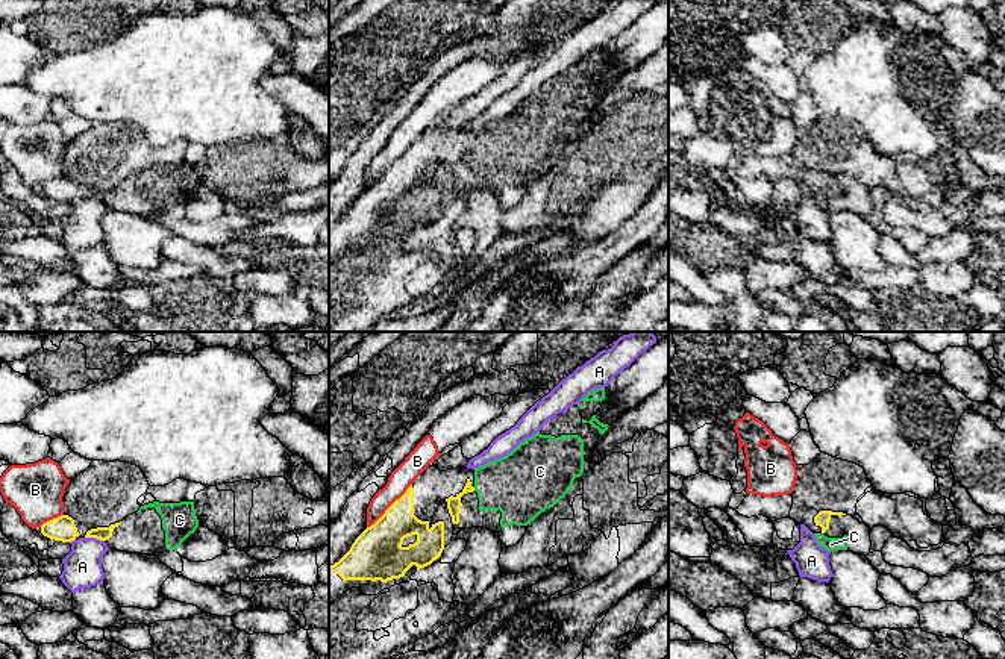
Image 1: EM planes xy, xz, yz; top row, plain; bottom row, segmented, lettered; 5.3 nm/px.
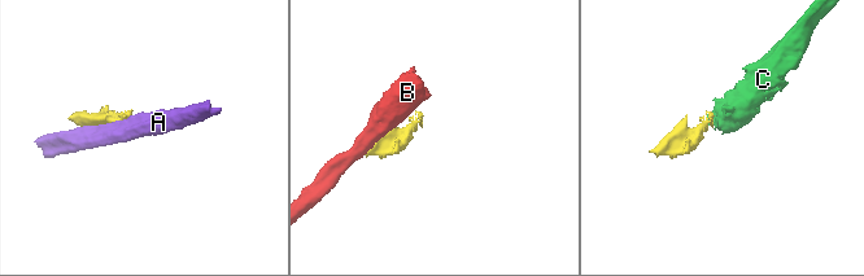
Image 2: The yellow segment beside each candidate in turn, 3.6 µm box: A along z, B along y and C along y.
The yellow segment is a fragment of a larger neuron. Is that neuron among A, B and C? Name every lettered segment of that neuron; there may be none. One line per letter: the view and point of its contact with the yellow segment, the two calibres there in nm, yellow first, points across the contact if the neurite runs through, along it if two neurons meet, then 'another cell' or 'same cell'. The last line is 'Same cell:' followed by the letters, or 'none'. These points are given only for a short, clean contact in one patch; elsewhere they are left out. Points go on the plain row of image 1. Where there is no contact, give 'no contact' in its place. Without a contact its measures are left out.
A: meets yellow in xy at (94, 197); 70 nm thick on the yellow side, 200 nm on the other; another cell
B: meets yellow in xz at (390, 167); 260 nm thick on the yellow side, 120 nm on the other; another cell
C: meets yellow in xz at (473, 149); 80 nm thick on the yellow side, 360 nm on the other; runs through xz (453, 164), (473, 149), (484, 146), (520, 146); same cell
Same cell: C

